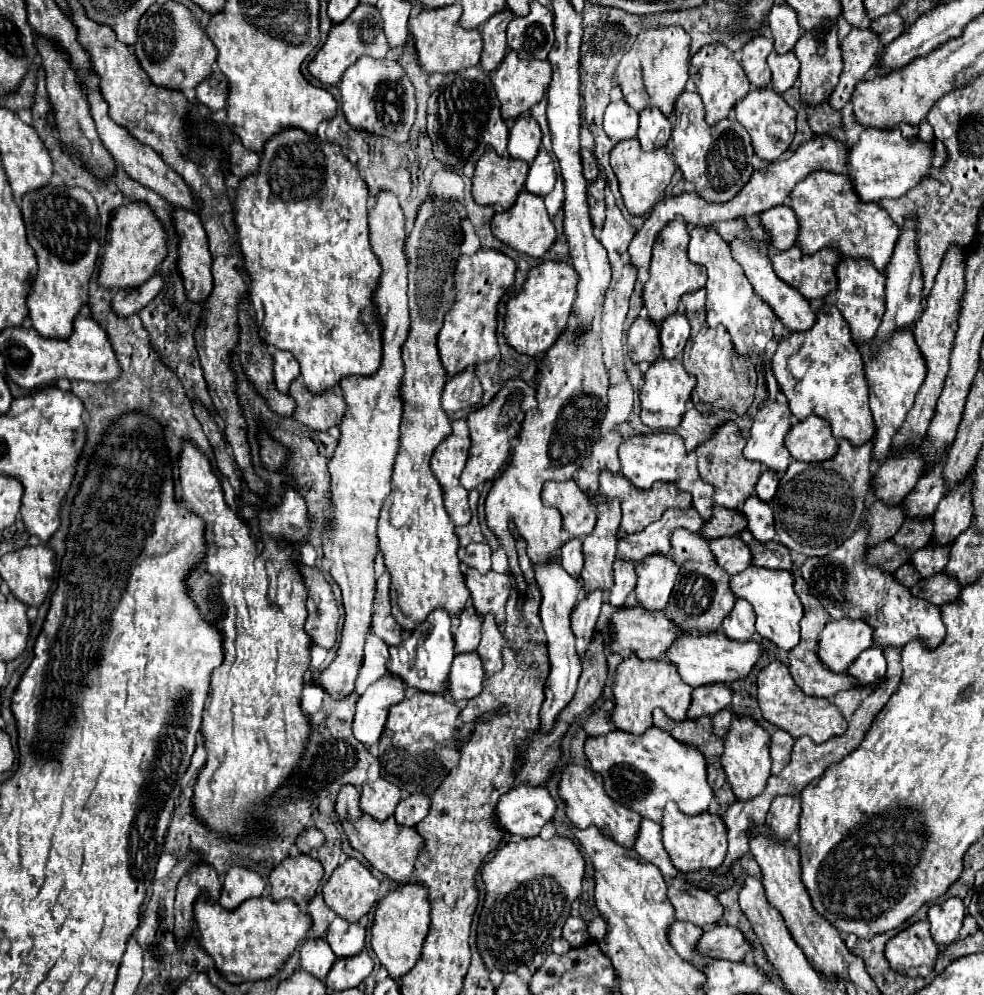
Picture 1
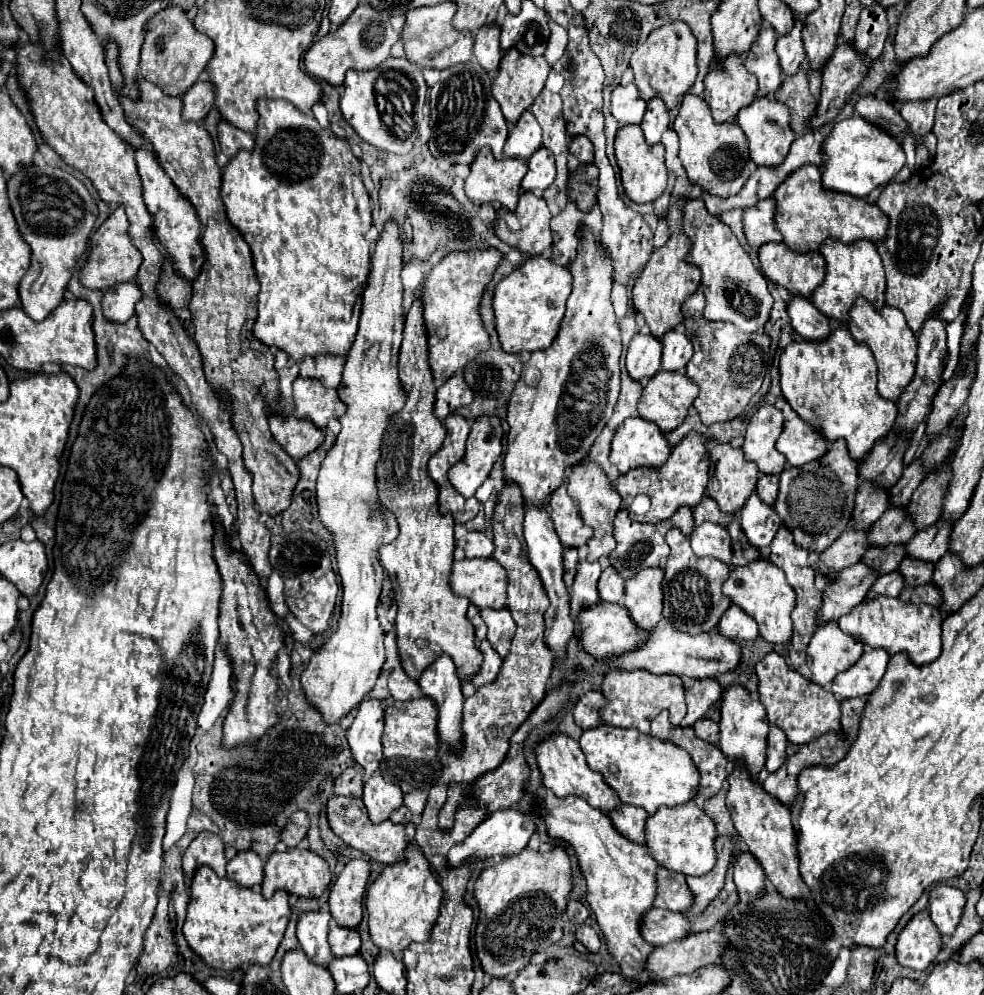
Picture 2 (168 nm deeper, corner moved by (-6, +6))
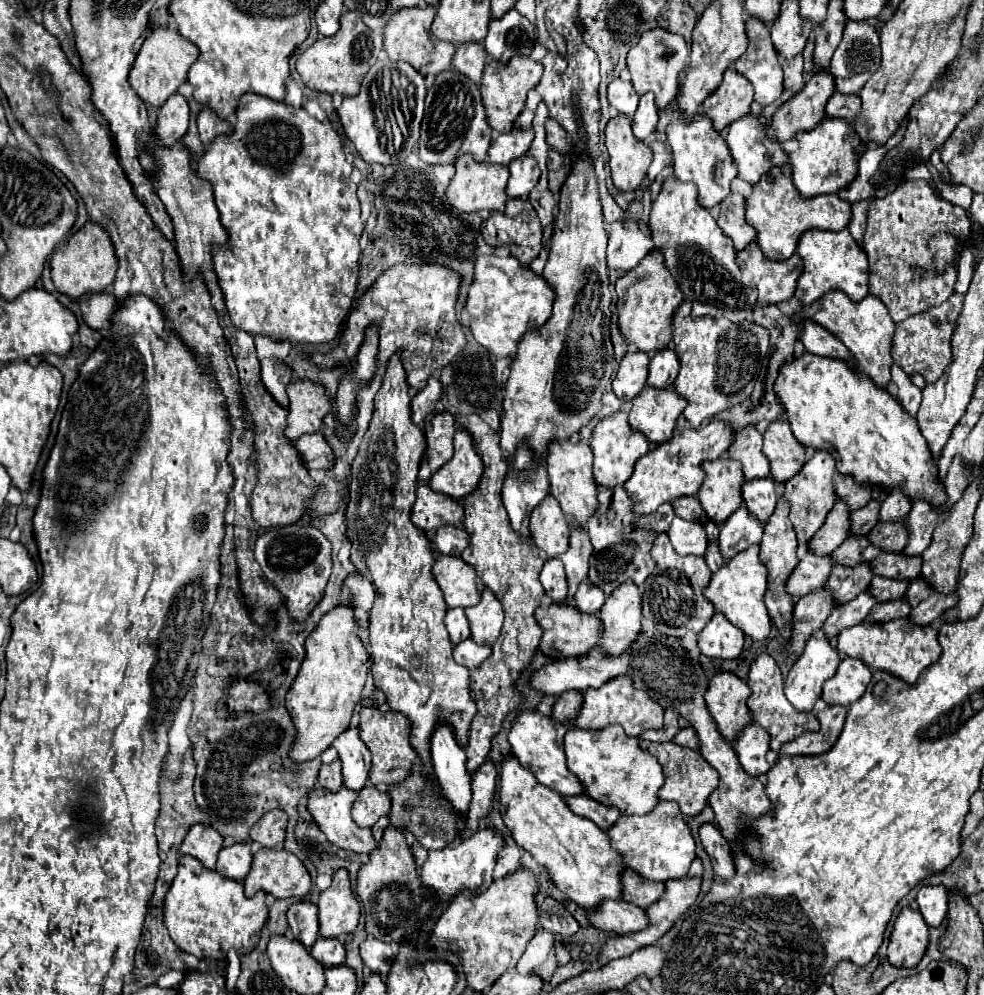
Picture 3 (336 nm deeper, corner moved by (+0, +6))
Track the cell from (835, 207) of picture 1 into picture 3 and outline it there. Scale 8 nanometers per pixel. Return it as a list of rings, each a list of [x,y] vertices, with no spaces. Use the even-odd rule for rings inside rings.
[[[789,164],[783,166],[775,166],[771,168],[755,186],[753,186],[753,194],[747,198],[747,222],[757,230],[757,244],[761,246],[763,254],[771,260],[787,260],[791,254],[795,254],[799,238],[803,232],[817,228],[817,230],[843,230],[847,228],[849,220],[851,220],[851,204],[841,200],[837,194],[835,196],[813,196],[813,198],[803,198],[799,194],[799,190],[793,184],[793,170]]]

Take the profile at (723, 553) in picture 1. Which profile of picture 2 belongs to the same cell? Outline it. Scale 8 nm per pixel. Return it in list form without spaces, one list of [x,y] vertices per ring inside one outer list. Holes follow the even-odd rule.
[[[705,522],[693,528],[693,534],[689,534],[691,548],[697,556],[713,556],[725,564],[731,562],[733,550],[731,540],[725,528],[713,522]]]

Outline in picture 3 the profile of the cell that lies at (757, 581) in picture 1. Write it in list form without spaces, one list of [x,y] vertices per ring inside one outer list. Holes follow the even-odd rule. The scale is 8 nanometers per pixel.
[[[751,546],[747,552],[739,552],[727,560],[727,564],[713,574],[709,586],[705,588],[705,596],[713,602],[713,606],[727,616],[729,622],[739,626],[745,636],[755,640],[765,640],[771,632],[771,618],[765,606],[765,592],[767,592],[767,566],[759,558],[759,548]]]

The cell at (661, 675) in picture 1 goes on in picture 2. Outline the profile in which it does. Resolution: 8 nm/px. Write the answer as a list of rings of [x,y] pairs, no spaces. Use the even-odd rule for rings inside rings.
[[[645,670],[607,672],[601,684],[601,692],[607,698],[607,704],[601,708],[601,720],[611,726],[637,728],[643,734],[649,734],[649,724],[661,710],[669,712],[669,720],[673,726],[681,722],[687,710],[685,708],[685,688],[679,676],[655,676]]]

